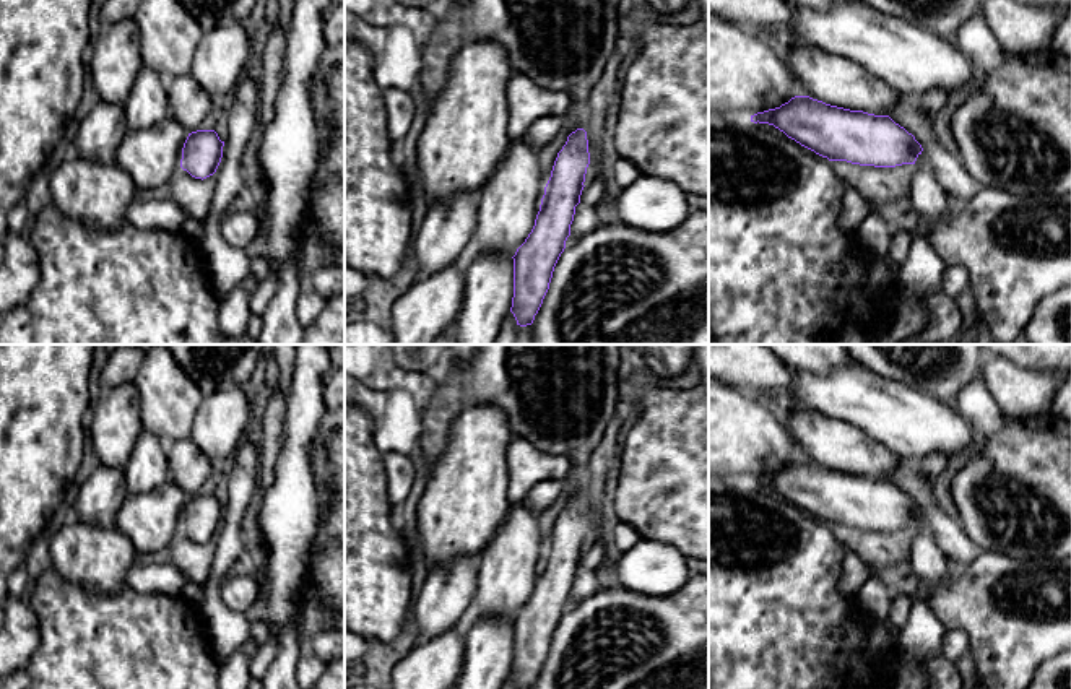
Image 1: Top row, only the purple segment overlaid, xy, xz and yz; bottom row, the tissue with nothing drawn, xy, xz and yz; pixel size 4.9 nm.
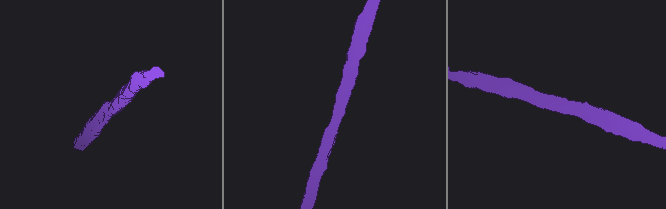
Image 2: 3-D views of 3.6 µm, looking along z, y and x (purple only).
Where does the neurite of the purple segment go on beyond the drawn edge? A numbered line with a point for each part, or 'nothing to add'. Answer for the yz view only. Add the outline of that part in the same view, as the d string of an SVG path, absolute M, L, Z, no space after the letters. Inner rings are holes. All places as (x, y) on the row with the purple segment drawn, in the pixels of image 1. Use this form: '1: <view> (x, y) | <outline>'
nothing to add

